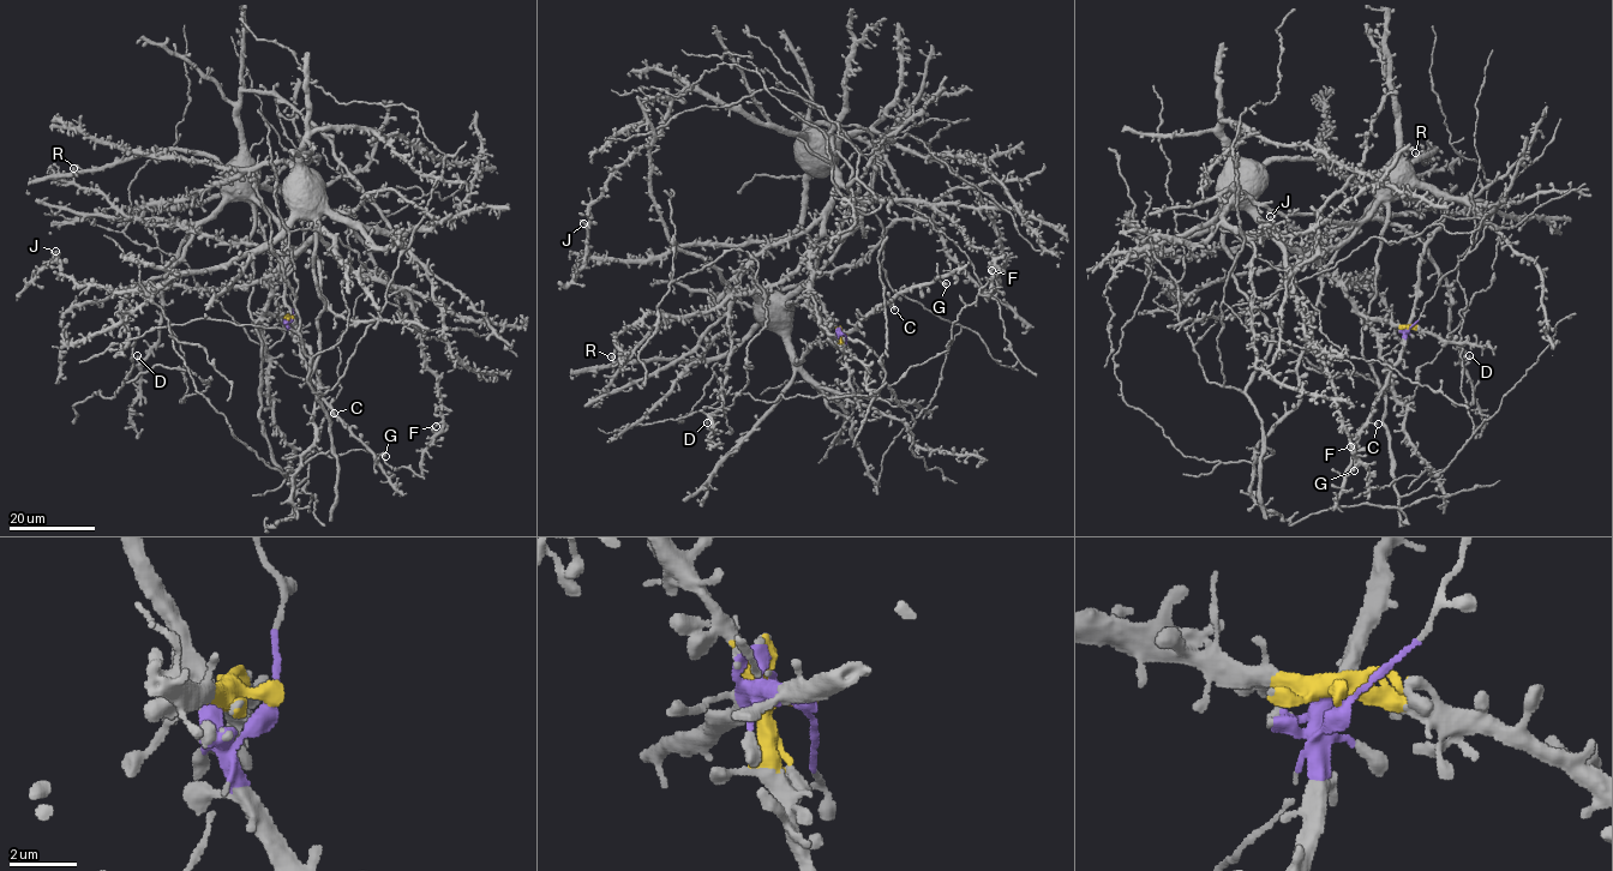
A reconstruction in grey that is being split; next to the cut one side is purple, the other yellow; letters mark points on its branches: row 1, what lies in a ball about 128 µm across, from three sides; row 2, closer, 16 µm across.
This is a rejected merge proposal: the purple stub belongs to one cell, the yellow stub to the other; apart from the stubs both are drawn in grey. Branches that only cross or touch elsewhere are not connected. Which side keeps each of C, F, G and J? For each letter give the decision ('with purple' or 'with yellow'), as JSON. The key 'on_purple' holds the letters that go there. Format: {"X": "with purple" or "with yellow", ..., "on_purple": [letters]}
{"C": "with purple", "F": "with yellow", "G": "with purple", "J": "with yellow", "on_purple": ["C", "G"]}

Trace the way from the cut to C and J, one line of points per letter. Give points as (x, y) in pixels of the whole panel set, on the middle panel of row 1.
C: (845, 335), (841, 332), (853, 329), (882, 305), (891, 301), (894, 310)
J: (845, 335), (810, 275), (834, 170), (808, 142), (709, 96), (679, 92), (663, 127), (615, 170), (583, 223)

